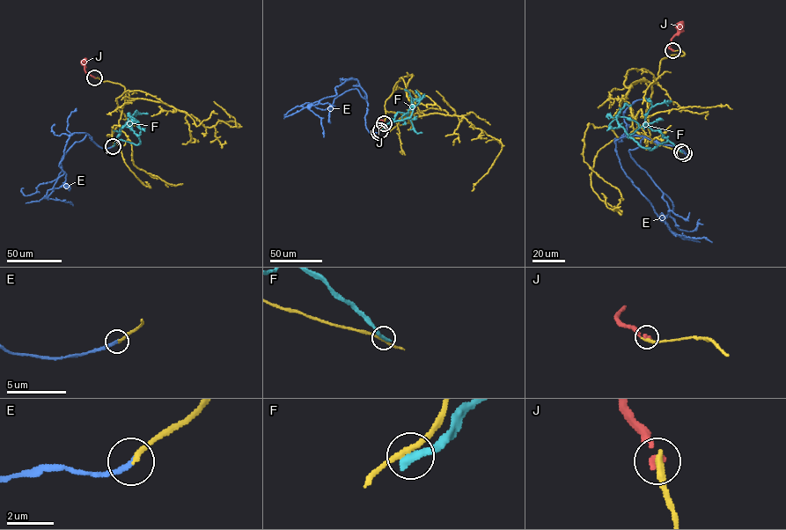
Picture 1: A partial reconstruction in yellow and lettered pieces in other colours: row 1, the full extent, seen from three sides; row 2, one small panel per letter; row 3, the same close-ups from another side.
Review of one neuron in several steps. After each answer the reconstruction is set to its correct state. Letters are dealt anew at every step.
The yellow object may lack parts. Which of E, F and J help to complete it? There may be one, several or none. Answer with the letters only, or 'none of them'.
E

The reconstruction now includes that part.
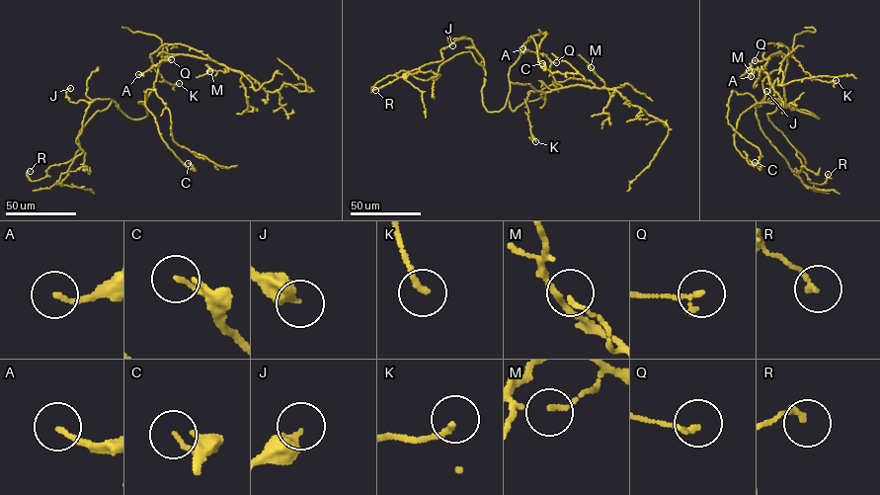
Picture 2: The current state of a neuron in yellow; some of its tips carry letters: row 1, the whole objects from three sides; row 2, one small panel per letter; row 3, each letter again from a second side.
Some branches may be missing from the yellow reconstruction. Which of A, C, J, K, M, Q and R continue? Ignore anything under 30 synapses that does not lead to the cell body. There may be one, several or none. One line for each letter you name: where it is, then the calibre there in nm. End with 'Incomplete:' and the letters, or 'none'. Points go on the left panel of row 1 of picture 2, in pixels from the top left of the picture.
Incomplete: none

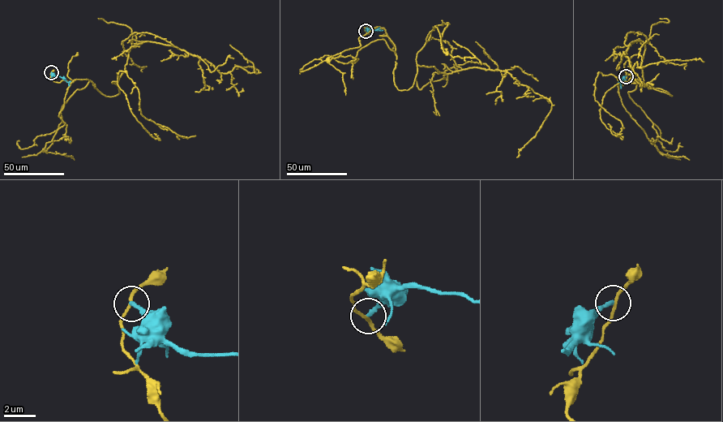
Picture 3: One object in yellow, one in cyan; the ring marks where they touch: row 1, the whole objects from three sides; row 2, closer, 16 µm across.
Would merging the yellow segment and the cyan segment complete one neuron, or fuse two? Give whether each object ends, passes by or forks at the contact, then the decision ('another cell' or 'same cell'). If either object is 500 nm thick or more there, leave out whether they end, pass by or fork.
yellow passes by | cyan ends | another cell

